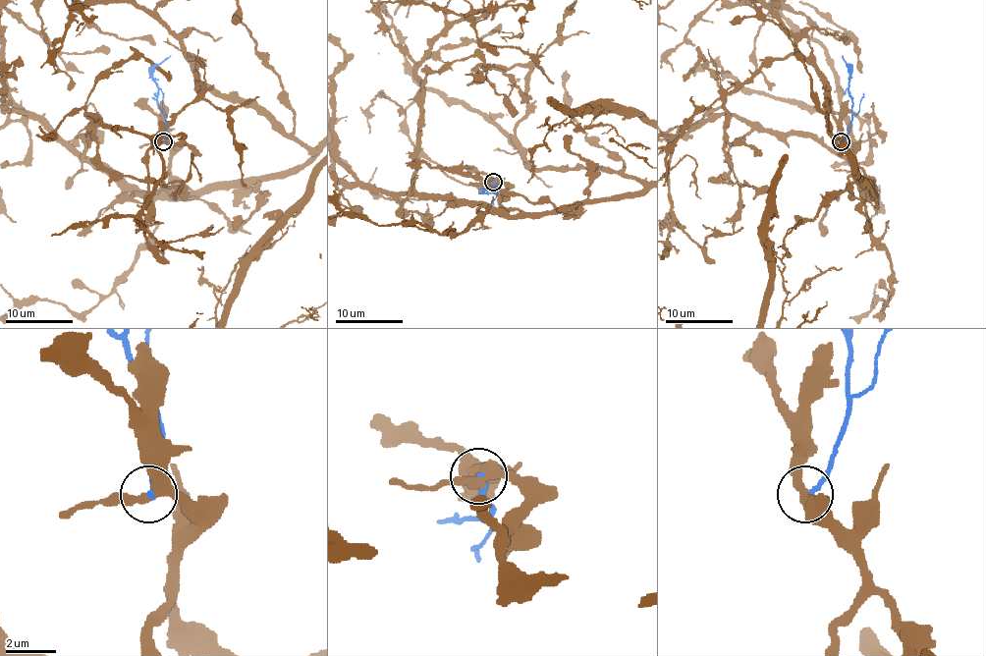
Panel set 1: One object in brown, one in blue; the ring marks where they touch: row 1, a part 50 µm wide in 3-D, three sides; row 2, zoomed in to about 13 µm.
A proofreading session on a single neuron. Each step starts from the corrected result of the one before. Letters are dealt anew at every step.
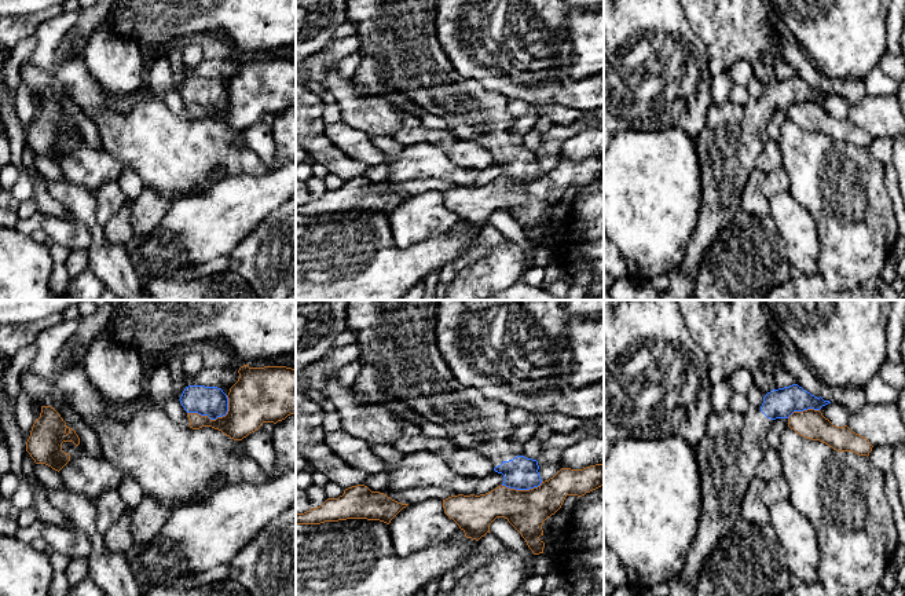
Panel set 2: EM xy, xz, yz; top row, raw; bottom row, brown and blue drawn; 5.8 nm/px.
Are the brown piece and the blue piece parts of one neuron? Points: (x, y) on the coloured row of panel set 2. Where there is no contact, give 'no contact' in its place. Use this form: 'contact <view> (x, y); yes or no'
contact xy (213, 420); no

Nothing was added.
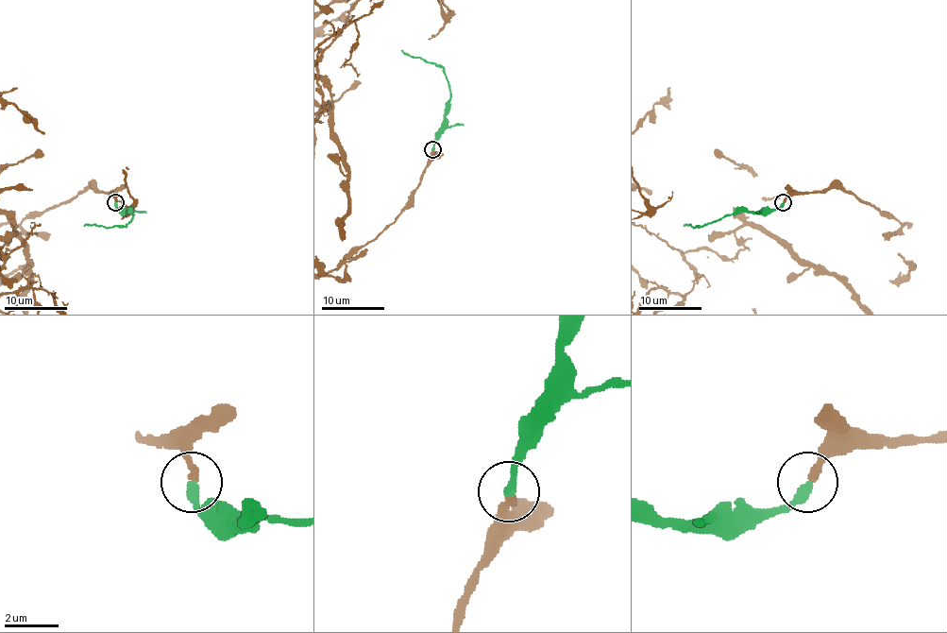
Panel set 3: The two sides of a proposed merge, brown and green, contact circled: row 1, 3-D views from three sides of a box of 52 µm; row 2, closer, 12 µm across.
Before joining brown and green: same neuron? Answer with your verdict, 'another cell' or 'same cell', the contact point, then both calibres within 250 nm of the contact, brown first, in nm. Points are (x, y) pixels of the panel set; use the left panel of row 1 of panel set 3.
same cell | (115, 202) | 280/360 nm

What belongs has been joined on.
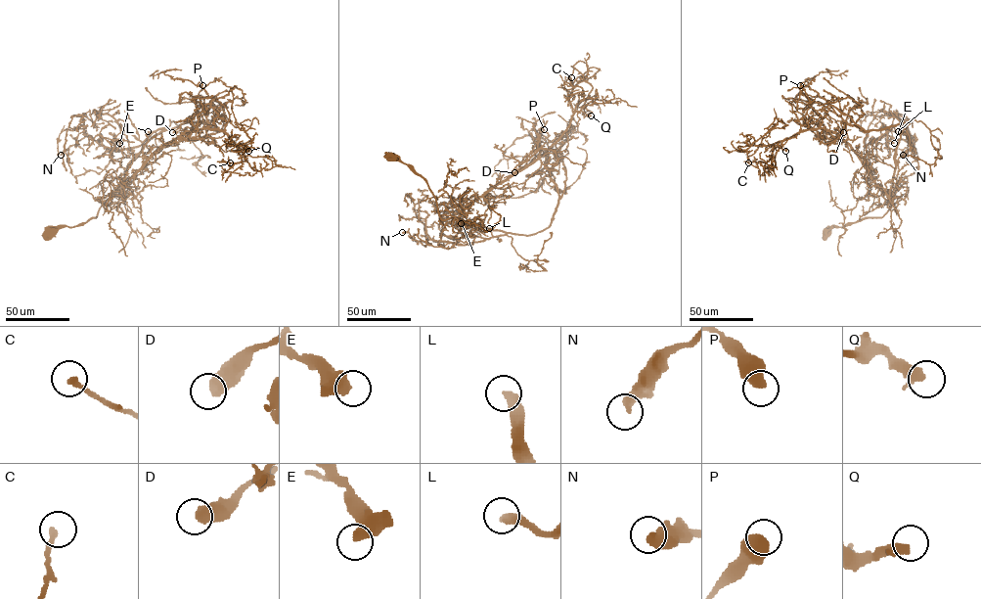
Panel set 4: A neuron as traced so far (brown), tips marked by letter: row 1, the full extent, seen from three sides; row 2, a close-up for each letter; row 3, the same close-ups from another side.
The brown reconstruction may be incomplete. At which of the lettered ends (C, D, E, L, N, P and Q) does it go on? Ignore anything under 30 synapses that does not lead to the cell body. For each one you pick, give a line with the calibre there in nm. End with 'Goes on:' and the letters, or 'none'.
L: calibre 360 nm
Goes on: L

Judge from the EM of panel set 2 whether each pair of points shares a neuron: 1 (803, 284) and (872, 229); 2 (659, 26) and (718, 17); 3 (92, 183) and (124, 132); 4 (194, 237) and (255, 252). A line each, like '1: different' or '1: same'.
1: different
2: different
3: different
4: different

